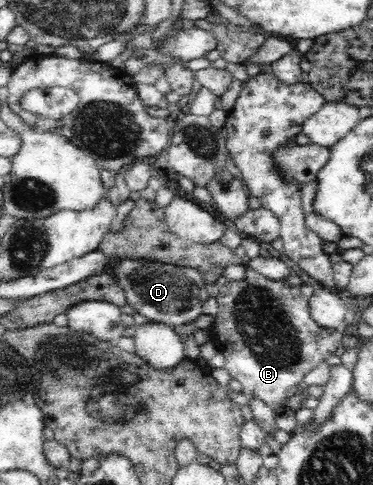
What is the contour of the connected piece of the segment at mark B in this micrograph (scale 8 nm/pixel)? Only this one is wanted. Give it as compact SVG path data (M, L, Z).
M248 268L244 280L228 281L216 296L218 314L210 331L217 350L225 356L223 367L231 378L240 381L243 394L247 397L259 398L274 410L285 407L289 400L286 392L292 386L300 384L308 372L334 355L336 349L342 346L343 333L338 333L336 329L324 328L316 323L310 317L308 302L300 294L300 288L289 285L285 279L270 280Z

